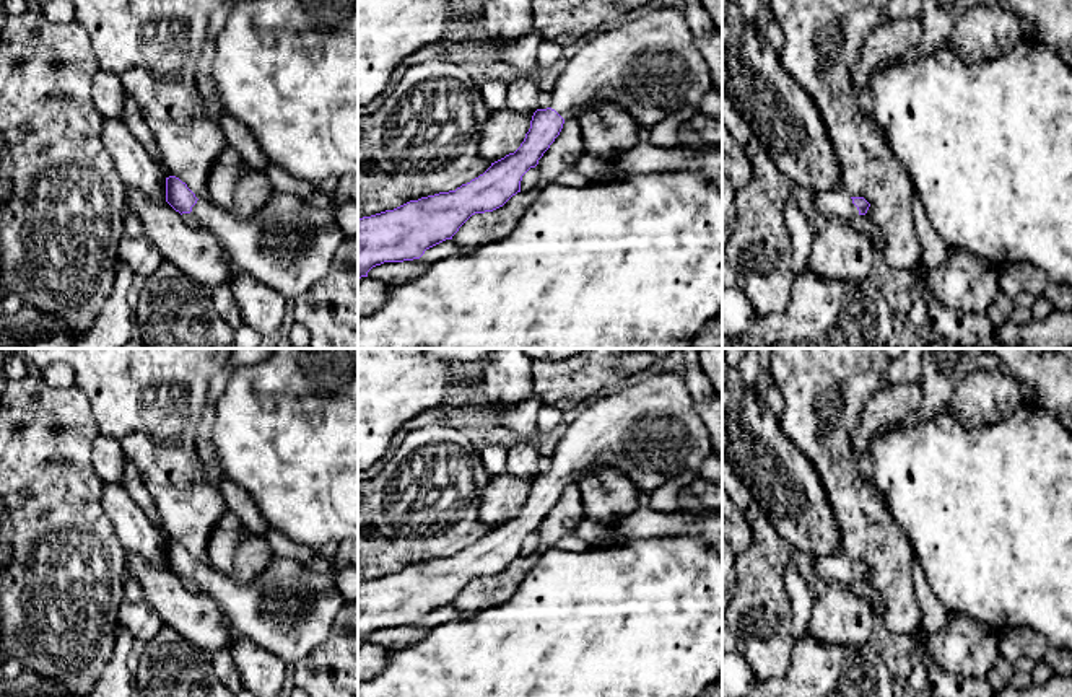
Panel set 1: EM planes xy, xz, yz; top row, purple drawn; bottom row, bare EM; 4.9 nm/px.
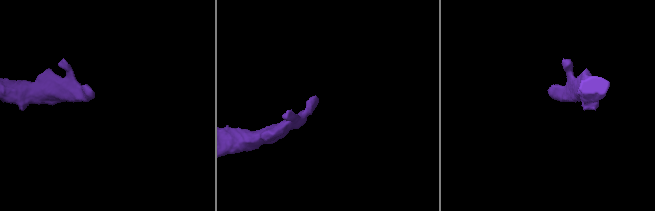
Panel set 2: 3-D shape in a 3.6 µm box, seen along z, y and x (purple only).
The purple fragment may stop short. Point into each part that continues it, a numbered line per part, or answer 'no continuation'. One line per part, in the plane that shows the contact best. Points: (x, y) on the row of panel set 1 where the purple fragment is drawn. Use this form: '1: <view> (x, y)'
1: yz (836, 204)

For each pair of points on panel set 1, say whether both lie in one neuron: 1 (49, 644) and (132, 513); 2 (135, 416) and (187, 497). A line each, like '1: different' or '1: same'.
1: different
2: same

